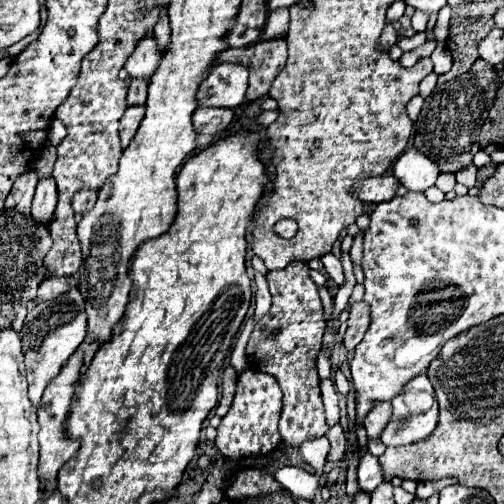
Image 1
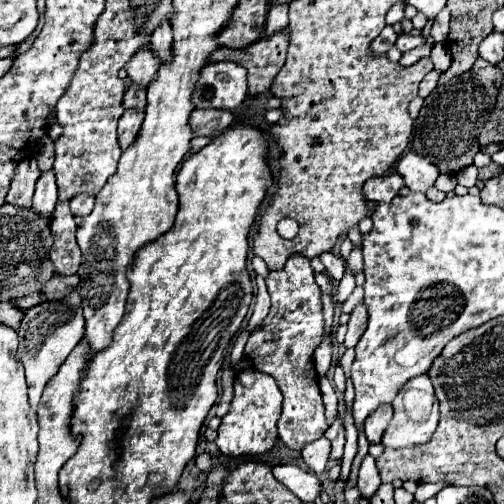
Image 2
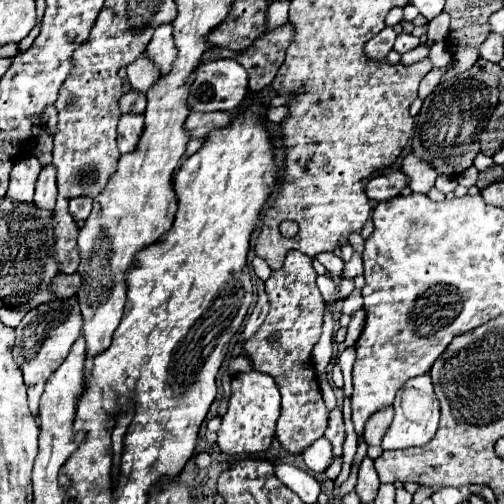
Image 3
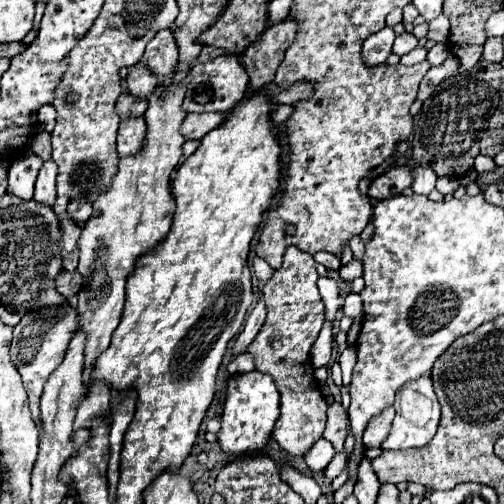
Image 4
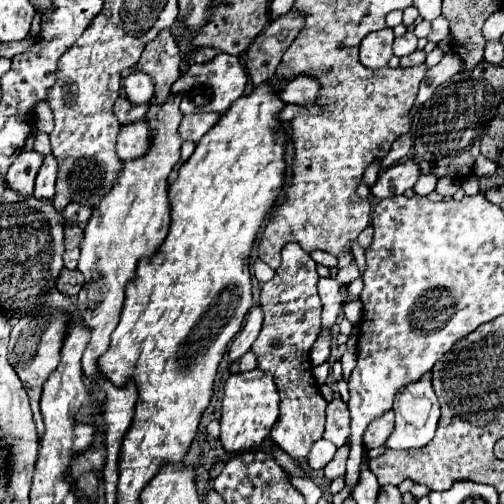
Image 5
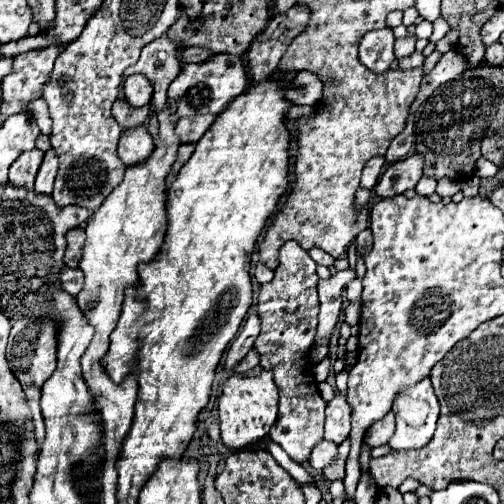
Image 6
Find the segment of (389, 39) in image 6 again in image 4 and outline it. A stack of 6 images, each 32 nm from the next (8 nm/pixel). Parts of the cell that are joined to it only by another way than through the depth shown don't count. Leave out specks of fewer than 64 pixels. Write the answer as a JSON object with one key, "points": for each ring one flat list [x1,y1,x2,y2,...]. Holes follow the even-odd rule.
{"points":[[384,28,372,36,368,36,362,44,362,60,370,68,386,64,388,56,392,54,392,42,394,42,394,30]]}

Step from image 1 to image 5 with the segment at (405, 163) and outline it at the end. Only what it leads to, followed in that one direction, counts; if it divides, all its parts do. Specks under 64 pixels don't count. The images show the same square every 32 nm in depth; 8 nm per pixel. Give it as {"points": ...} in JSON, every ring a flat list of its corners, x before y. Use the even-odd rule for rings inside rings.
{"points":[[422,172,418,184,414,186,414,192,416,192,416,194,422,194,422,196,428,196,428,194,434,192,434,190,436,190,436,178,434,178,432,174,424,174,424,172]]}

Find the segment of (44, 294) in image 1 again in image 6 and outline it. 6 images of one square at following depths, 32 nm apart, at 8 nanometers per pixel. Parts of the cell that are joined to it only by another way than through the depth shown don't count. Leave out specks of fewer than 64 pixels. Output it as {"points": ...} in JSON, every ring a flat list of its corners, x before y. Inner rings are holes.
{"points":[[64,266,62,268,62,286,68,294,76,296,83,288,84,274,80,272,80,268,69,268]]}

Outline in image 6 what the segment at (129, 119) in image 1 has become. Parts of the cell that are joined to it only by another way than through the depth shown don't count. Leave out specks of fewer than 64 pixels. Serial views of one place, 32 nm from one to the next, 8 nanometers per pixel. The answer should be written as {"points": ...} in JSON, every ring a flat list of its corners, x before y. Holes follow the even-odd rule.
{"points":[[144,124,140,128,132,128,132,132,122,132,118,144,118,156,126,166,142,164,154,152,154,140,144,132]]}

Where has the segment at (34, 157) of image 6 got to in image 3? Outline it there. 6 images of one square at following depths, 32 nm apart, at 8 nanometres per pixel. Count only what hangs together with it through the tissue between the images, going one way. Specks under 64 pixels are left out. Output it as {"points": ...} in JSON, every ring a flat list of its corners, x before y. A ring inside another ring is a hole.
{"points":[[26,154,20,160,16,160,10,172,10,186,6,196,18,202,30,202,34,196,34,184,40,174,40,168,40,160,32,154]]}

